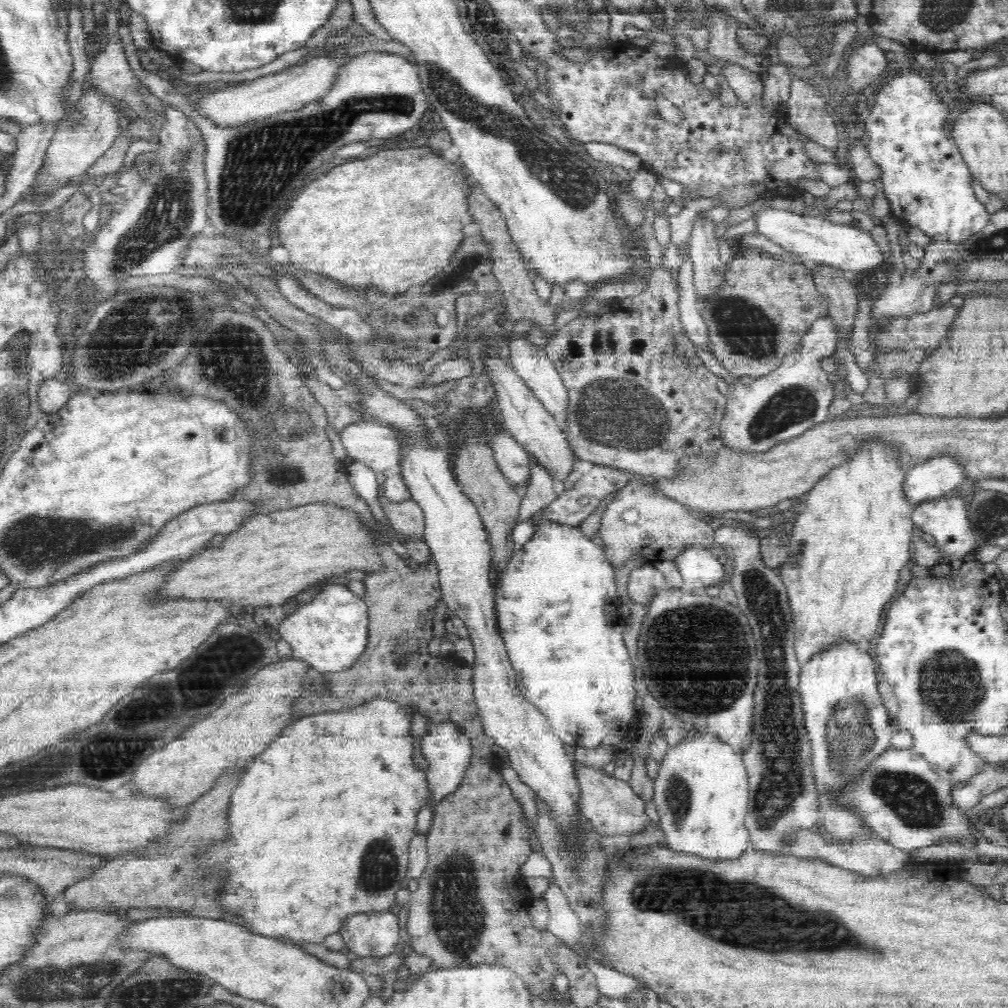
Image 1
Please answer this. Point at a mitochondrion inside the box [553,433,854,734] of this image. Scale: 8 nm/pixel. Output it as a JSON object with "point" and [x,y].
{"point":[698,655]}

